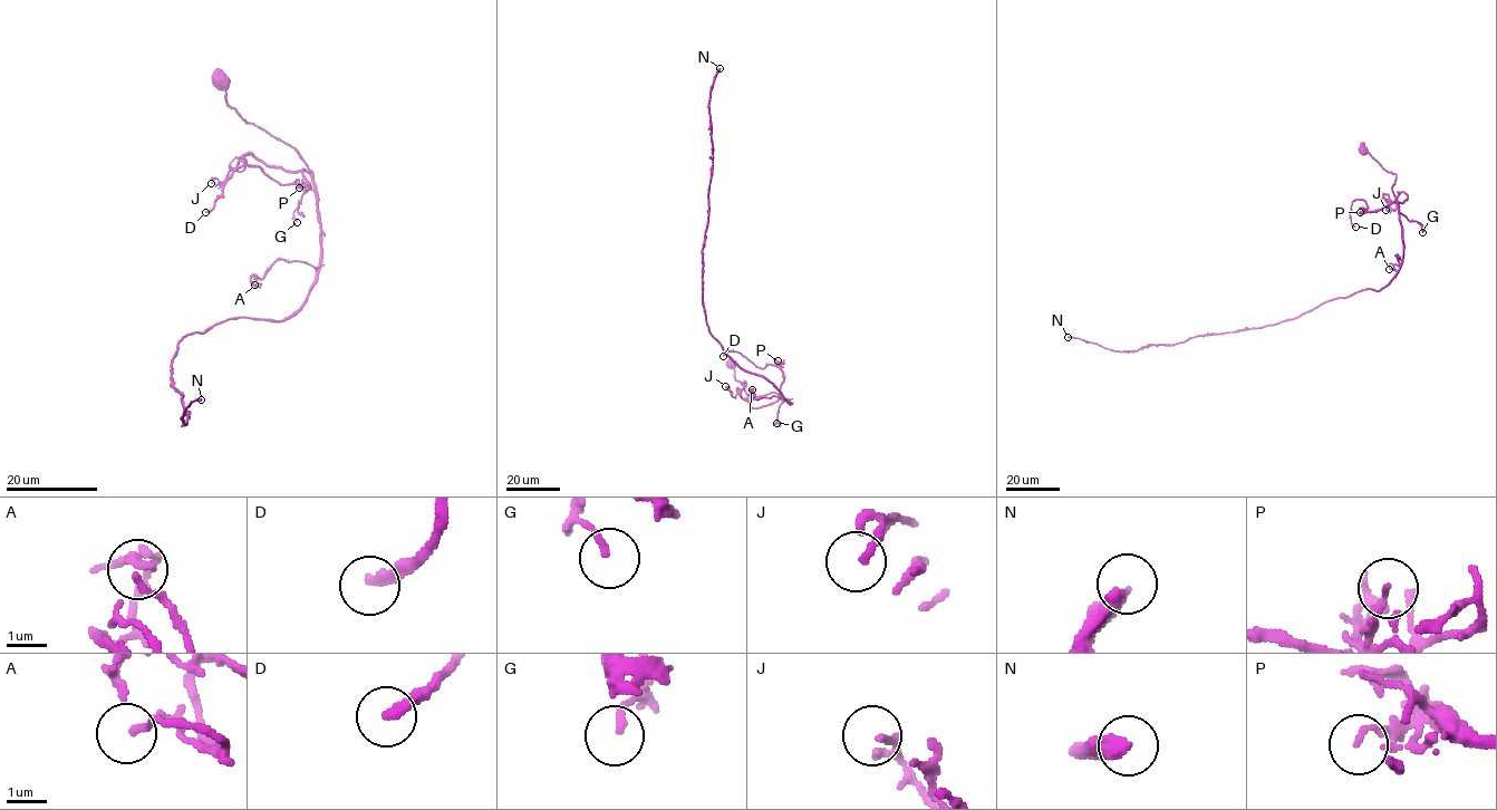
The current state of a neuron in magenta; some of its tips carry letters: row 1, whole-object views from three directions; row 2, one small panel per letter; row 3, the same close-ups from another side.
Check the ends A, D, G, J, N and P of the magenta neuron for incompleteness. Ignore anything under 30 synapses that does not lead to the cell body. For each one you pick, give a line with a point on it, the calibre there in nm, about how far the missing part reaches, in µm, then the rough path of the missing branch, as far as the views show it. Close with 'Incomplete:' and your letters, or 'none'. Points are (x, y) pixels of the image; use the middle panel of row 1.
N: Place: (720, 68). Thickness 380 nm. Missing length about 200 µm. Course of what is missing: (720, 68), (724, 30), (753, 47), (763, 8), (889, 25), (878, 55), (911, 17), (906, 50)
Incomplete: N

